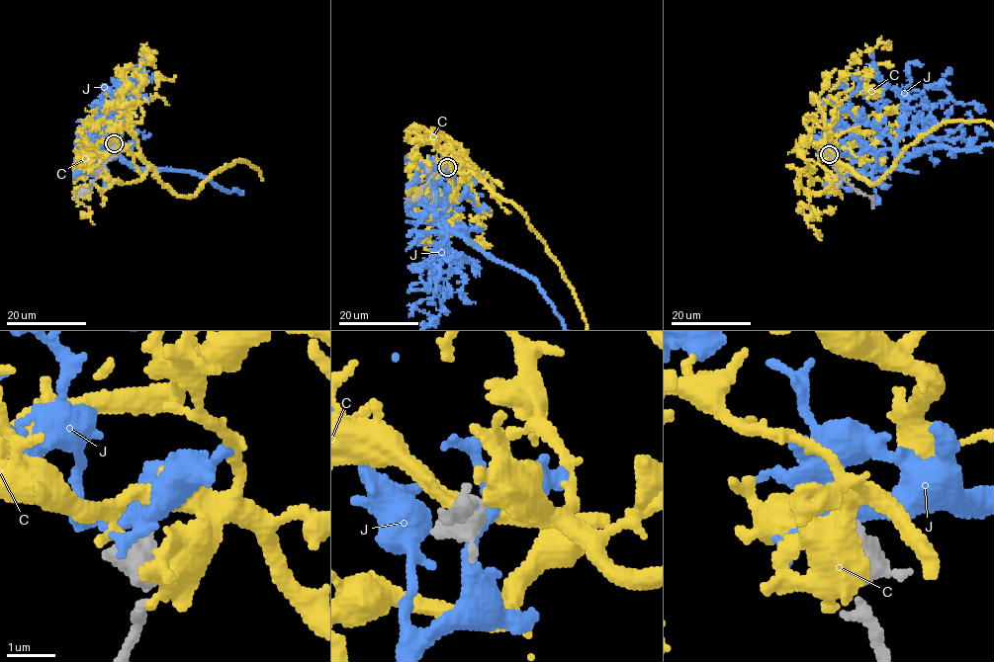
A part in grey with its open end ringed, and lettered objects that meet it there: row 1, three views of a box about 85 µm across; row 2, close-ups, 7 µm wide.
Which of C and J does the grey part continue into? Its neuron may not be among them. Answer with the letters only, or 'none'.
none

